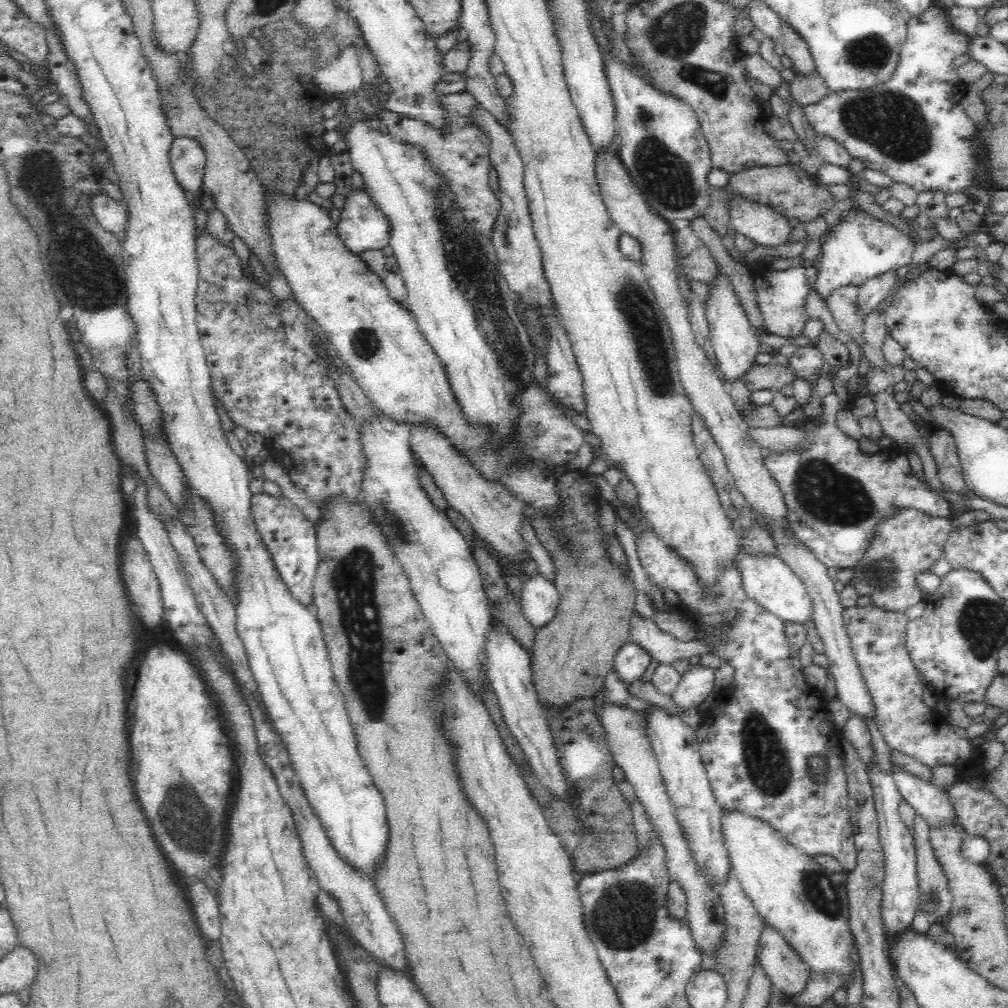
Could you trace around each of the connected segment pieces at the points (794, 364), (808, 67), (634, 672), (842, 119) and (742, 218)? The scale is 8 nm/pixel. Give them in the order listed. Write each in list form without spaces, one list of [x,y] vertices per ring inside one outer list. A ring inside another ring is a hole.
[[[802,346],[795,350],[787,366],[792,367],[796,378],[805,380],[812,390],[817,384],[822,368],[827,366],[827,364],[822,352],[816,346]]]
[[[781,22],[781,44],[786,56],[791,60],[791,70],[795,75],[812,76],[816,72],[810,49],[806,41],[786,23]]]
[[[629,640],[614,655],[613,670],[630,686],[636,678],[640,678],[644,674],[651,660],[652,658],[648,652]]]
[[[930,7],[924,14],[908,20],[907,39],[901,48],[900,58],[888,82],[869,89],[829,93],[818,102],[804,107],[804,115],[812,133],[817,137],[830,137],[840,143],[853,159],[860,160],[864,168],[878,170],[890,177],[891,182],[904,183],[921,193],[927,190],[964,192],[973,201],[988,204],[992,186],[980,184],[978,168],[982,160],[975,138],[979,131],[959,103],[966,94],[966,85],[959,79],[954,67],[956,56],[968,50],[970,38],[948,27],[947,9]]]
[[[742,197],[732,199],[731,204],[730,223],[734,226],[737,234],[744,235],[753,241],[756,246],[762,248],[780,248],[780,246],[792,244],[791,237],[794,228],[789,226],[788,218],[784,217],[780,212]]]

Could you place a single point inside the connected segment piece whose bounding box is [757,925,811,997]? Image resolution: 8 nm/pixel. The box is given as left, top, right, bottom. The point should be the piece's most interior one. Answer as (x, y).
(788, 973)

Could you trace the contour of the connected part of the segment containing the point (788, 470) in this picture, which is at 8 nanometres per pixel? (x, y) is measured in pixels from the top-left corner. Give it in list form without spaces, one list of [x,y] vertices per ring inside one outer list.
[[[834,391],[822,397],[821,408],[821,428],[814,433],[805,433],[807,449],[771,452],[764,459],[764,464],[780,488],[786,505],[784,519],[789,530],[830,572],[854,568],[875,539],[877,526],[902,509],[916,509],[934,517],[946,517],[949,501],[917,478],[904,452],[893,454],[892,449],[883,449],[871,456],[862,454],[858,449],[858,441],[840,431],[836,424],[837,414],[840,409],[844,409],[844,405]]]

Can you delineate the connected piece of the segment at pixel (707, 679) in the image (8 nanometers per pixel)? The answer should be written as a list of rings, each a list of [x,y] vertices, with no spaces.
[[[701,663],[690,665],[689,670],[681,676],[678,688],[672,696],[676,706],[696,711],[696,706],[702,703],[715,688],[714,671]]]

